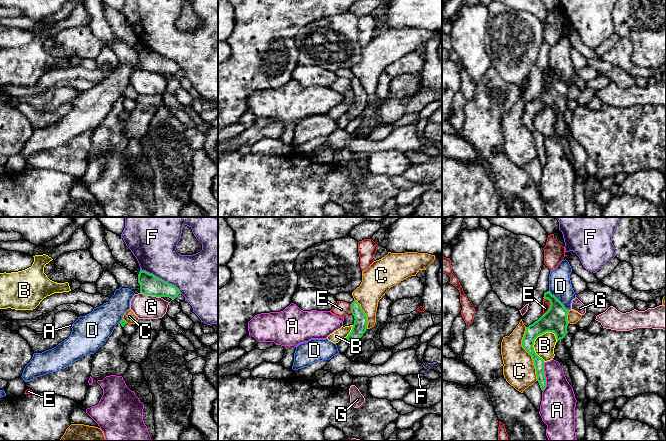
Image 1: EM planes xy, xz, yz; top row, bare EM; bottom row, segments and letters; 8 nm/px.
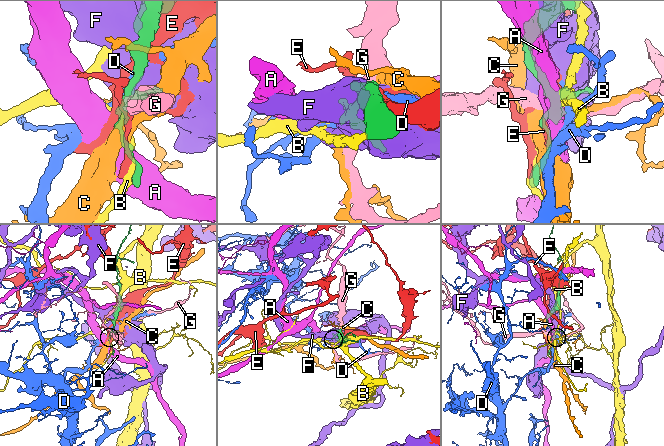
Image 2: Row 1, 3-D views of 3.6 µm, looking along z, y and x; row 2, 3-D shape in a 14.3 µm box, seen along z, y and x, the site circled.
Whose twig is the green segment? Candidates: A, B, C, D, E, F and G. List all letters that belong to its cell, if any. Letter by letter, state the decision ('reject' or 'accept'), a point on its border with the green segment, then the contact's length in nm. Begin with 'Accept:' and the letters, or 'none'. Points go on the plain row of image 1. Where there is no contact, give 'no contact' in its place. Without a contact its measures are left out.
Accept: none
A: reject; contact yz (544, 152); length 240 nm
B: reject; contact yz (533, 119); length 260 nm
C: reject; contact yz (529, 129); length 440 nm
D: reject; contact yz (558, 76); length 220 nm
E: reject; contact yz (550, 83); length 150 nm
F: reject; contact xy (161, 55); length 380 nm
G: reject; contact xy (150, 70); length 170 nm

